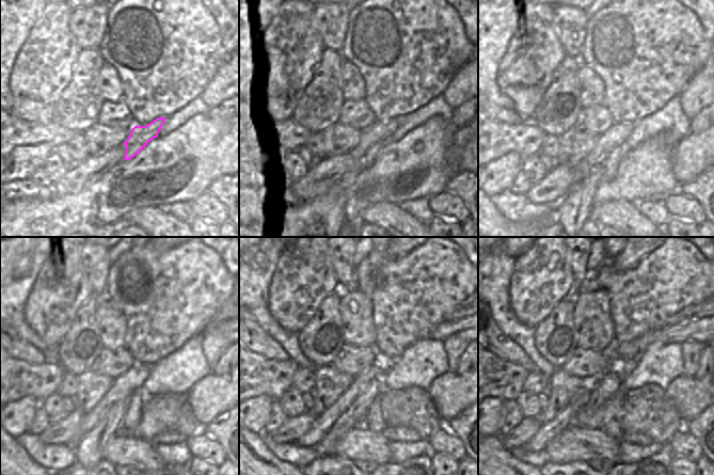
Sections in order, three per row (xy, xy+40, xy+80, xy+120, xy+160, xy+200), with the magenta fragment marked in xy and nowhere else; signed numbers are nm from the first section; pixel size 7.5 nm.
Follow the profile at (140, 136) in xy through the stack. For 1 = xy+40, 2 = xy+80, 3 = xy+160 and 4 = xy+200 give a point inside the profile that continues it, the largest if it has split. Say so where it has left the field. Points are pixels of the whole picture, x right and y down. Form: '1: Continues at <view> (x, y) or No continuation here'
1: Continues at xy+40 (375, 139)
2: Continues at xy+80 (607, 152)
3: Continues at xy+160 (321, 424)
4: Continues at xy+200 (548, 432).

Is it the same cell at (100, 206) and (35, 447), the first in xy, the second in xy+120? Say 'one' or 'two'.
two

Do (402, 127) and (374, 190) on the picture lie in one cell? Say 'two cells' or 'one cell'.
two cells

